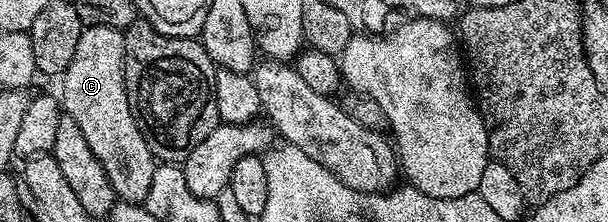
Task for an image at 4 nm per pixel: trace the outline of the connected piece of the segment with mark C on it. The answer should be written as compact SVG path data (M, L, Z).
M101 25L84 27L74 50L72 62L62 74L62 81L64 81L63 112L70 119L74 119L74 123L78 123L78 127L82 130L82 135L86 135L86 143L90 143L90 151L94 151L94 157L98 159L98 163L102 163L102 171L106 171L106 179L110 179L117 198L122 201L143 203L150 191L150 183L154 179L158 162L152 156L128 102L128 92L124 82L123 32L114 27Z

